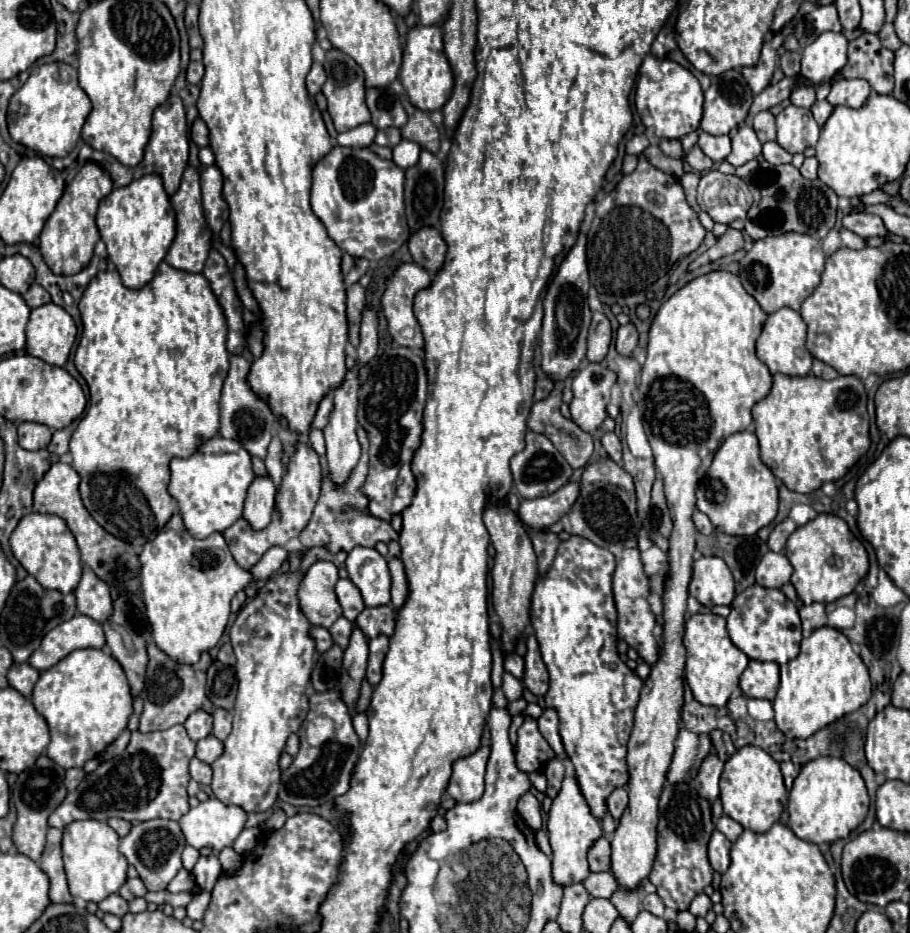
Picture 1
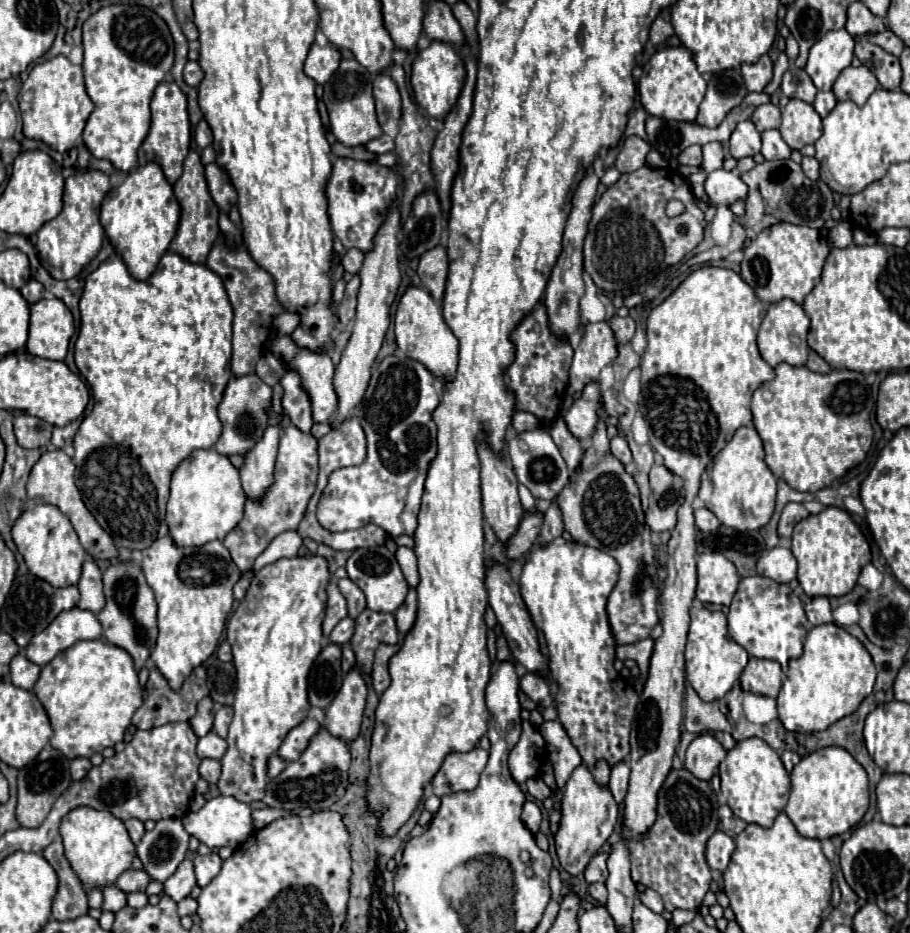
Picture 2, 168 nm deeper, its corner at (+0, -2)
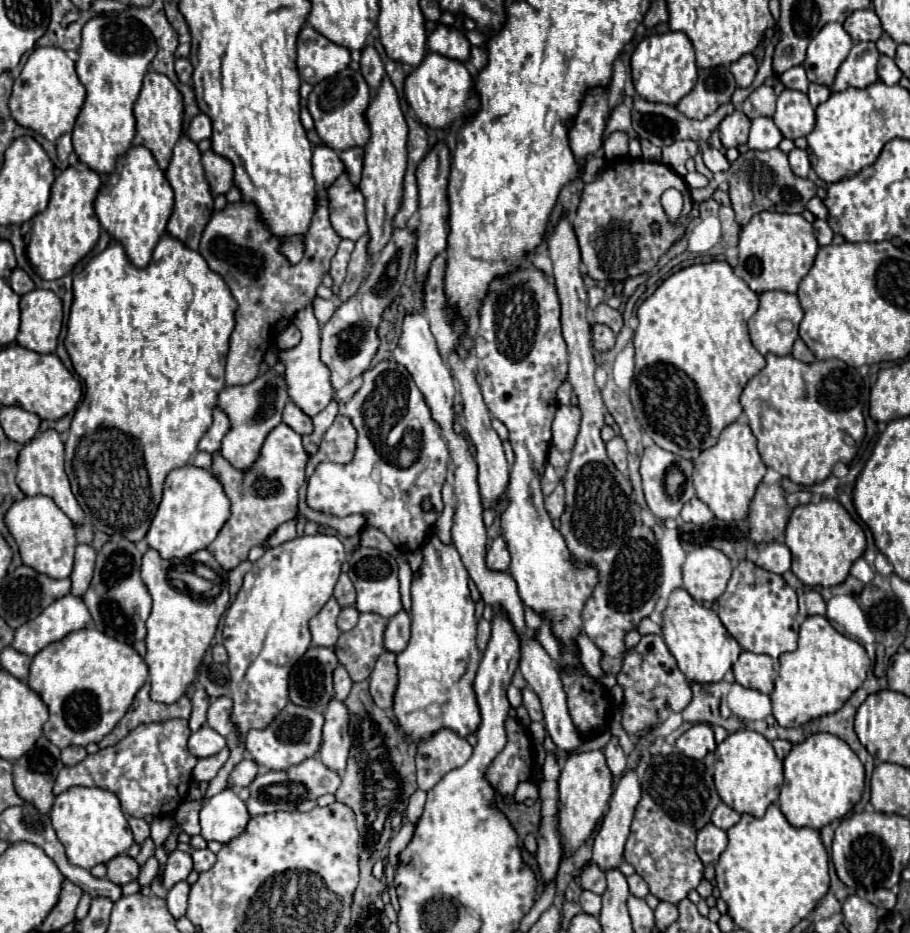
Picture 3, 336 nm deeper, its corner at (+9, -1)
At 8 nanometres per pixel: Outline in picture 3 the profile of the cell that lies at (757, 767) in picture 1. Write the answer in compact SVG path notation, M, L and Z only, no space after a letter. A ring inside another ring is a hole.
M735 731L731 733L721 745L715 749L715 787L723 803L727 803L733 811L737 813L747 813L755 817L763 817L767 807L777 801L779 797L779 787L783 785L783 763L777 759L771 743L755 731Z

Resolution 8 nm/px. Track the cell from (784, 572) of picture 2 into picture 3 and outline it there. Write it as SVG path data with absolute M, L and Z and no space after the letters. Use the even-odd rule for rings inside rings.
M783 543L775 545L763 545L759 549L759 555L755 559L757 567L763 567L765 571L783 575L785 571L791 569L791 551Z

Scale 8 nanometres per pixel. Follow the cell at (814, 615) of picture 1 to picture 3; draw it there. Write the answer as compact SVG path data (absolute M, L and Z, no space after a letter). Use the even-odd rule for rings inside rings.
M807 591L803 595L803 601L809 615L825 615L825 601L819 595L819 591Z

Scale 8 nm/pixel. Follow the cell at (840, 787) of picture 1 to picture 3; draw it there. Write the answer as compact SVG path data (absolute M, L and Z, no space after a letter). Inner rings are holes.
M817 733L807 737L803 743L793 745L791 753L783 759L785 765L785 783L781 787L779 797L779 809L783 811L785 819L793 827L811 827L811 829L823 829L825 825L843 819L861 799L863 787L865 787L865 769L859 757L849 749L845 741L841 741L835 735L829 733Z

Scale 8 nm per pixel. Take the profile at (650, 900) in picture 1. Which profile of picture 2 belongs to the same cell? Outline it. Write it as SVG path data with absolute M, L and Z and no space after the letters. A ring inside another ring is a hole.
M646 888L644 892L640 892L640 900L642 900L642 904L644 904L644 906L648 906L652 912L658 912L658 914L660 914L660 912L664 910L660 894L658 894L658 892L654 892L654 890L650 890L650 888Z

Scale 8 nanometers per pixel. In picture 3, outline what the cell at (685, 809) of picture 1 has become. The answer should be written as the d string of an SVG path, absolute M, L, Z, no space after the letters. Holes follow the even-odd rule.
M681 753L649 757L639 781L641 801L625 845L625 861L635 867L635 873L645 879L659 901L677 905L703 879L705 867L695 853L695 835L711 821L711 813L721 799L703 761L687 759Z

